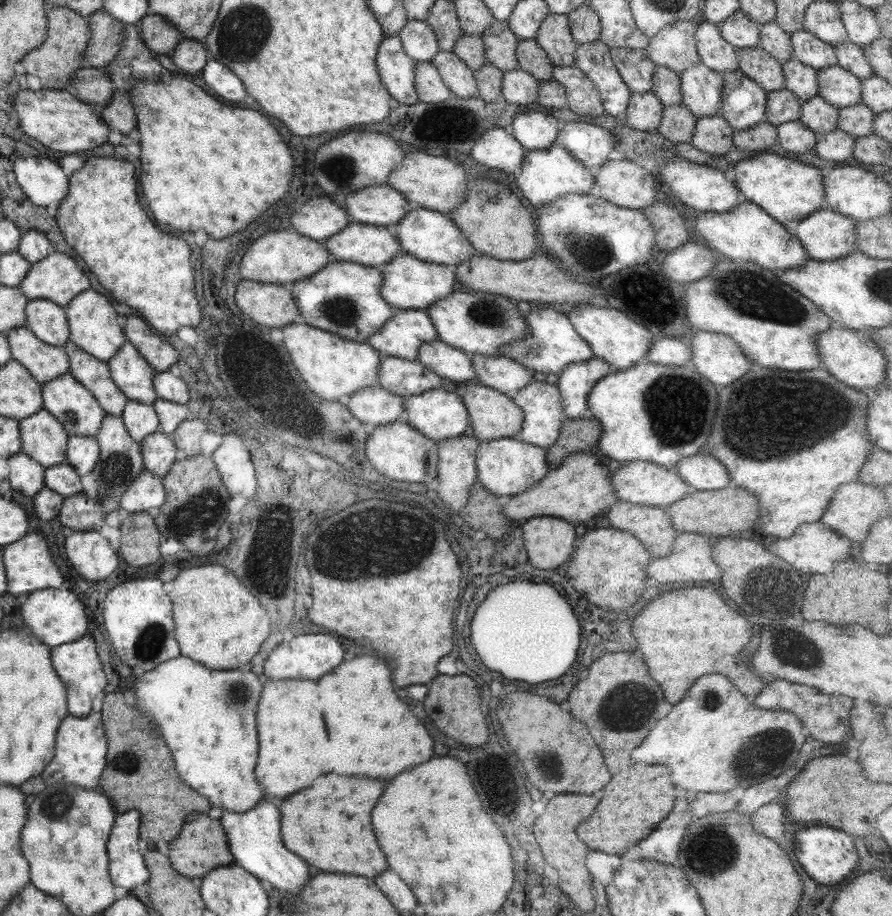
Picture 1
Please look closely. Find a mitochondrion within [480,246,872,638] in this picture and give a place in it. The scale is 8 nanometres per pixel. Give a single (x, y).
(747, 293)

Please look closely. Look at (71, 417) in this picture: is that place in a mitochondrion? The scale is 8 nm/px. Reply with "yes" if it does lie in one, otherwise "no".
yes

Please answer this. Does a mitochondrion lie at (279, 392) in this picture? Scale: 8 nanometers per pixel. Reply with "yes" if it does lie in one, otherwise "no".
yes

